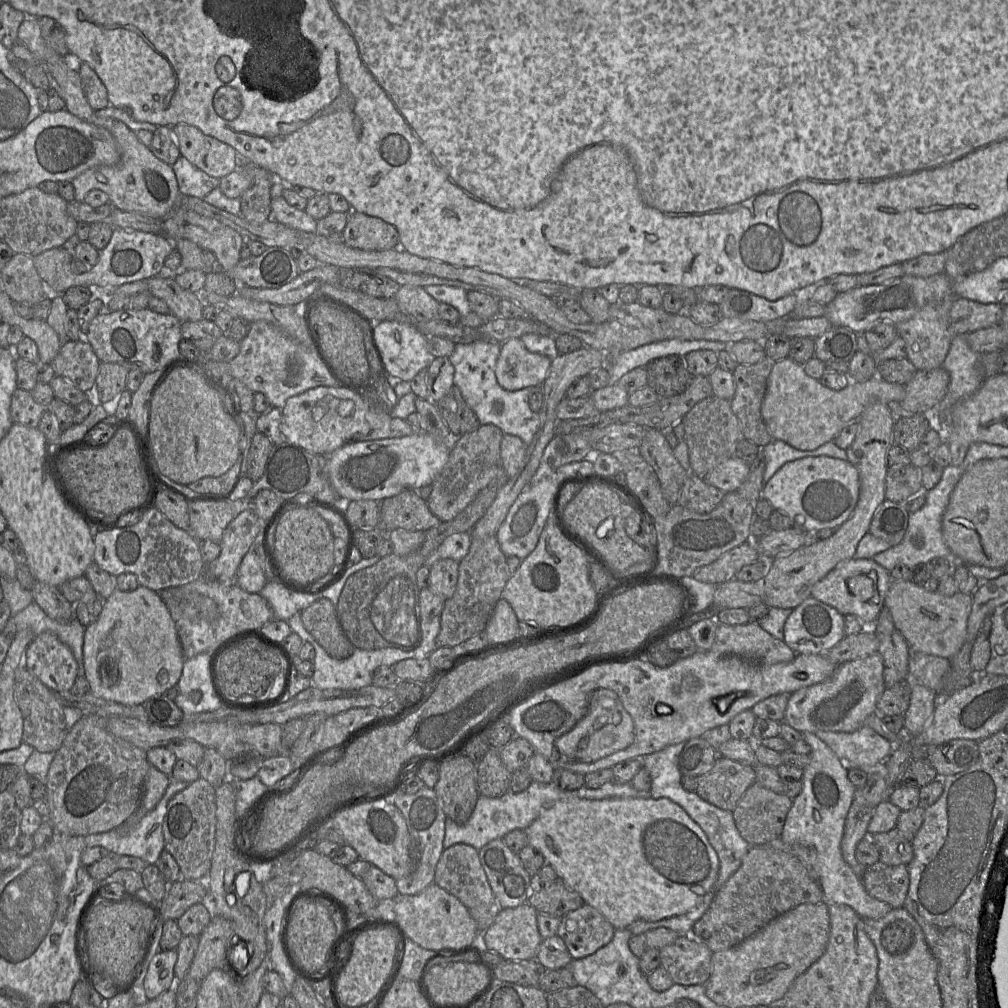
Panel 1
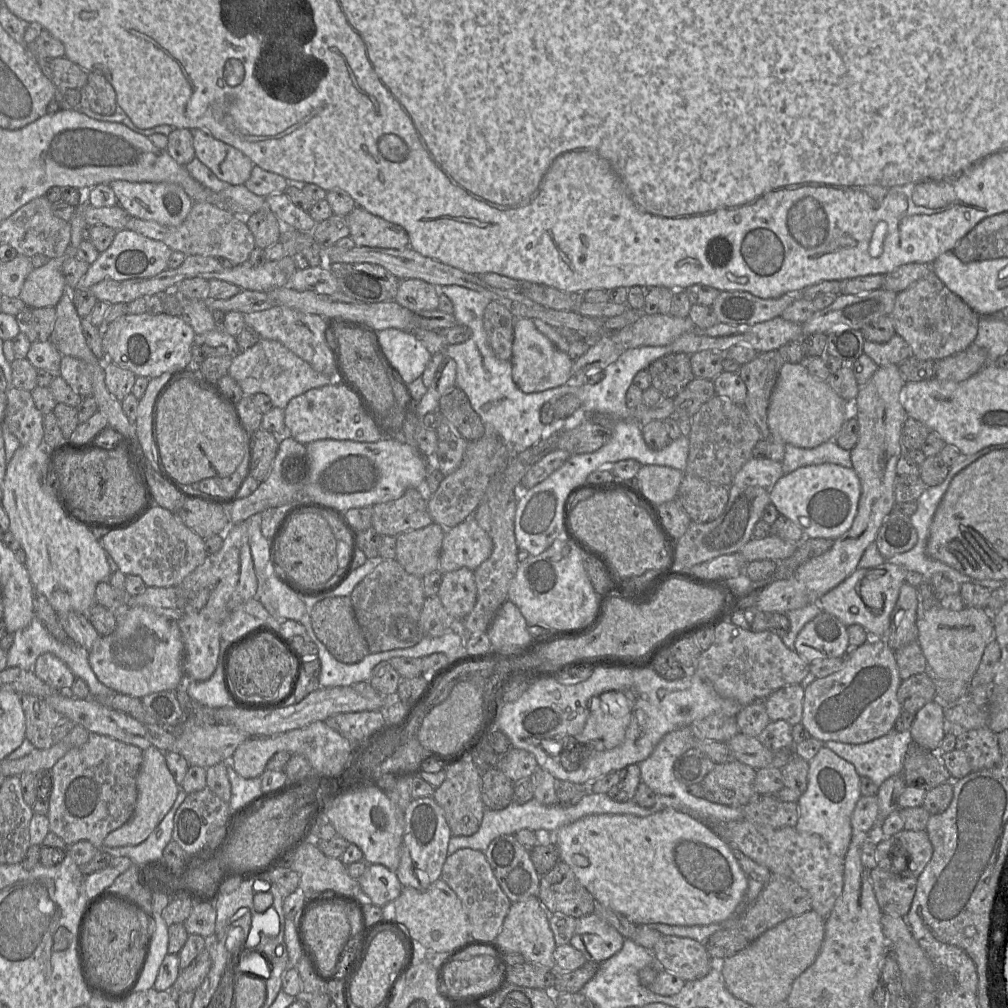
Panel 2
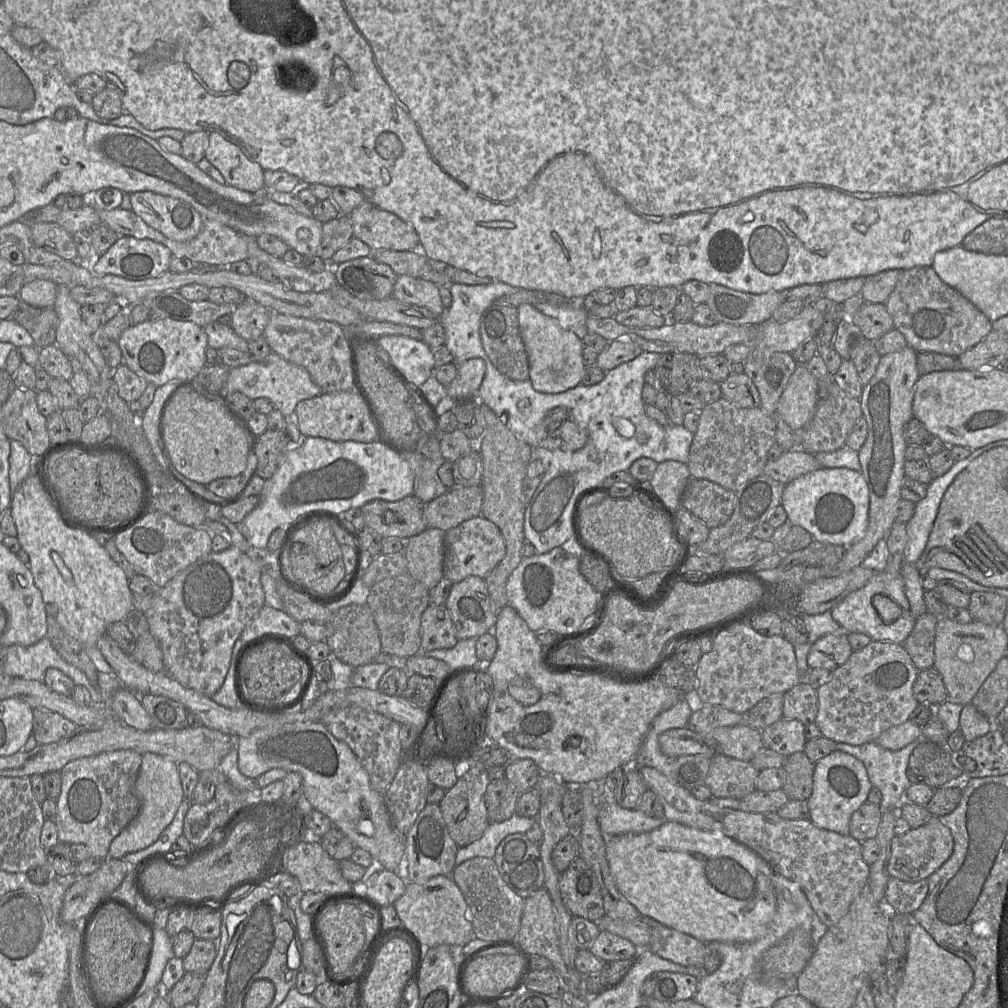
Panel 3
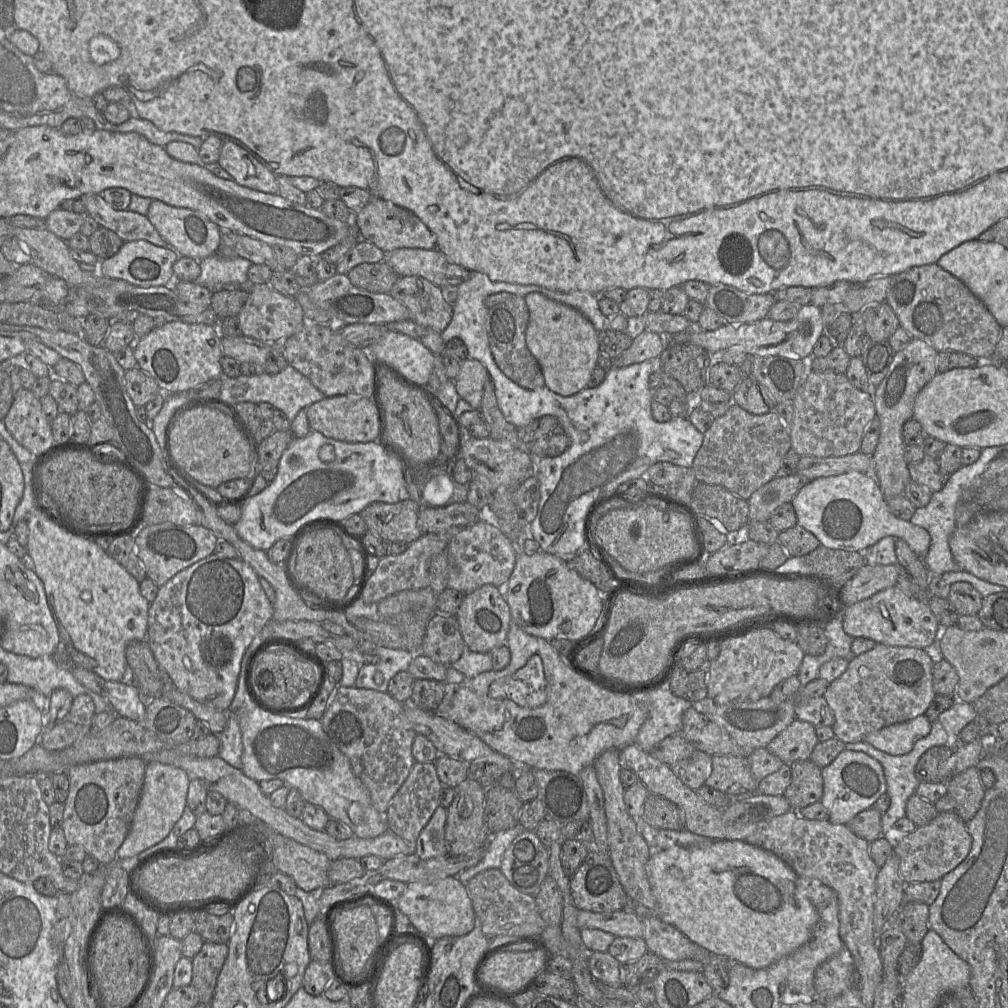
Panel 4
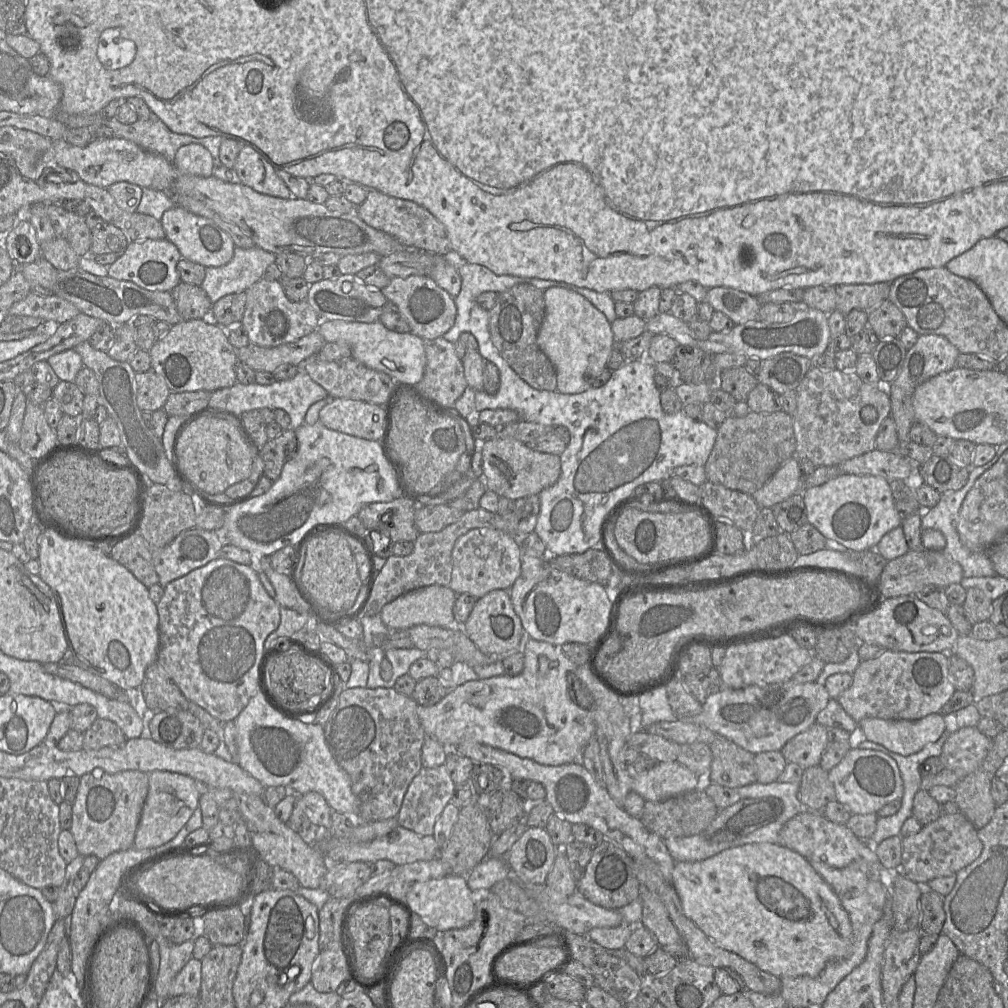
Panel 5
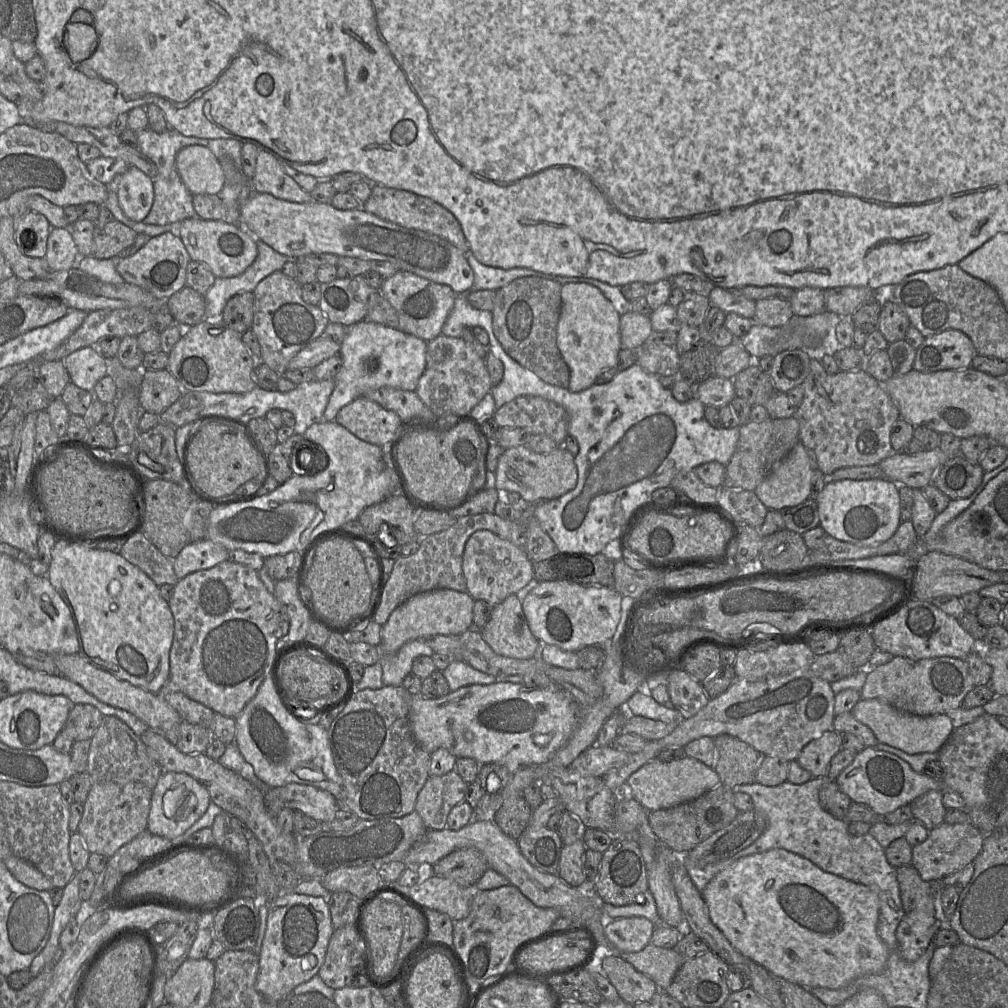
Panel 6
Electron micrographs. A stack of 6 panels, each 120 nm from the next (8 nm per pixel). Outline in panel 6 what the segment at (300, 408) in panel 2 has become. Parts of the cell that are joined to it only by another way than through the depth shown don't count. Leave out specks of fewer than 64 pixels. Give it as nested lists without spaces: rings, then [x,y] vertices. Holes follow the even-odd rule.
[[[363,396],[342,407],[335,421],[359,439],[387,449],[411,426],[393,411]]]

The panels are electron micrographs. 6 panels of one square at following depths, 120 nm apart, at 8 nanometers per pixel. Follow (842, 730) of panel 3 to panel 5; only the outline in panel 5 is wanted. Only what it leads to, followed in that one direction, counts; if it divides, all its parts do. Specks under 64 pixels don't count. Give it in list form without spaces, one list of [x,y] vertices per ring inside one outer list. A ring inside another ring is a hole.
[[[885,649],[879,656],[862,661],[850,687],[837,702],[857,723],[865,718],[916,721],[939,713],[956,691],[948,675],[948,653],[899,652]]]

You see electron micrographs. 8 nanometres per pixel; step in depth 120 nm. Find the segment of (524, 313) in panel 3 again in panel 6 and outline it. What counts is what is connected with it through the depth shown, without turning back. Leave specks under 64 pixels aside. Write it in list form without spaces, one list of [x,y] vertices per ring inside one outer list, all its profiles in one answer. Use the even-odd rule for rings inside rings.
[[[568,283],[561,289],[557,347],[570,369],[567,389],[577,393],[592,386],[603,372],[614,368],[622,348],[620,314],[602,291],[588,283]]]

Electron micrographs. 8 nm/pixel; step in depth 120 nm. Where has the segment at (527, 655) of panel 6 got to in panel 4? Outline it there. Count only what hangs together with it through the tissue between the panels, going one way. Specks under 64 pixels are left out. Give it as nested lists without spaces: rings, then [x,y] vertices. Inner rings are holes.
[[[486,584],[465,594],[455,617],[467,647],[474,652],[488,653],[493,648],[505,644],[512,617],[503,588]]]

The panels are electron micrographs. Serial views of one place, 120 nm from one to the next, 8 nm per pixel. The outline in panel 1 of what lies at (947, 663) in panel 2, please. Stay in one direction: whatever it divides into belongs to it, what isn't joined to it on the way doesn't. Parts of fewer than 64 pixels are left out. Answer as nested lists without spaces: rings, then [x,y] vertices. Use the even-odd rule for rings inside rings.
[[[893,580],[884,607],[889,610],[896,629],[911,649],[950,660],[965,642],[972,602],[972,594],[959,591],[952,596],[945,596],[929,591],[914,581]]]

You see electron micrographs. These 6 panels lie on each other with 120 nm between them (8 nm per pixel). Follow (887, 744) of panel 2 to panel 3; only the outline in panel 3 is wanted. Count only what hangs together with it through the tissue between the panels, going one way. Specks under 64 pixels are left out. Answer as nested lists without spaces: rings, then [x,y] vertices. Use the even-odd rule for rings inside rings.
[[[921,735],[914,742],[898,751],[884,749],[876,744],[876,742],[869,742],[858,746],[838,742],[836,743],[836,746],[837,750],[854,756],[864,764],[872,786],[881,791],[882,801],[879,806],[881,812],[883,813],[887,810],[898,809],[900,813],[902,802],[905,799],[905,793],[911,784],[907,776],[909,757],[915,747],[925,740],[927,740],[925,736]]]

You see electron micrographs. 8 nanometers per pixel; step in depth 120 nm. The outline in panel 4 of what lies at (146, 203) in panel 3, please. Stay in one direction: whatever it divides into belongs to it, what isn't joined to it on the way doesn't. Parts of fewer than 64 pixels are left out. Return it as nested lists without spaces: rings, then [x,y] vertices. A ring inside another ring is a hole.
[[[152,199],[146,217],[170,248],[173,248],[182,257],[201,261],[214,255],[220,246],[222,230],[201,212],[174,207]]]

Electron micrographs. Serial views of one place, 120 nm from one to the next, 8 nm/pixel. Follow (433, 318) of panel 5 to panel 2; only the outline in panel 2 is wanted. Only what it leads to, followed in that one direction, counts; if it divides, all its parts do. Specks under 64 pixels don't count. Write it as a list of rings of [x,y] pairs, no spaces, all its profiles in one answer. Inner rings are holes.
[[[421,279],[400,280],[394,301],[412,312],[438,309],[438,287]]]

